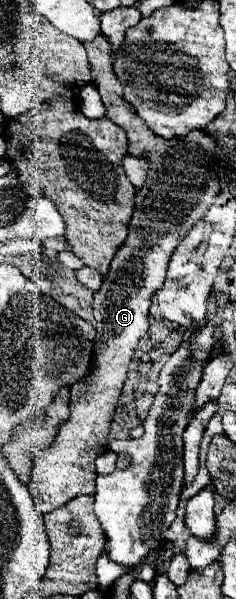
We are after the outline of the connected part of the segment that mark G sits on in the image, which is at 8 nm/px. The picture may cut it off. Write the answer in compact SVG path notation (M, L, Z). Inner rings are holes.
M100 34L98 38L94 38L92 42L88 42L84 46L86 46L88 60L90 60L92 84L98 88L102 102L106 106L106 118L112 120L114 124L118 124L120 128L124 128L124 132L128 134L128 154L134 154L134 156L144 154L150 158L150 172L148 172L146 184L136 192L136 208L134 208L134 216L132 216L130 228L128 228L130 234L128 234L124 246L116 252L116 256L110 264L110 270L104 276L102 288L94 294L92 312L96 318L96 324L94 324L96 338L94 338L94 346L92 346L92 374L88 374L88 378L82 378L80 382L70 386L70 402L68 402L70 416L68 416L68 422L64 422L64 426L60 426L60 430L56 432L52 446L34 450L30 494L32 494L40 514L46 514L46 512L56 510L58 506L64 506L68 500L76 498L78 494L94 494L94 480L96 480L94 460L108 450L106 438L110 432L110 422L112 422L112 416L114 416L114 410L118 404L118 396L120 396L124 380L126 380L128 364L136 354L138 340L148 332L150 298L164 284L164 276L166 276L168 262L170 262L174 248L180 244L180 240L186 236L186 232L206 214L208 206L212 204L212 200L216 198L216 194L220 190L218 174L214 172L214 150L216 150L214 138L210 138L202 130L192 130L184 138L172 138L172 140L154 136L152 130L136 116L134 108L128 106L128 102L122 98L122 86L112 70L114 54L112 54L112 46L108 44L108 40Z

